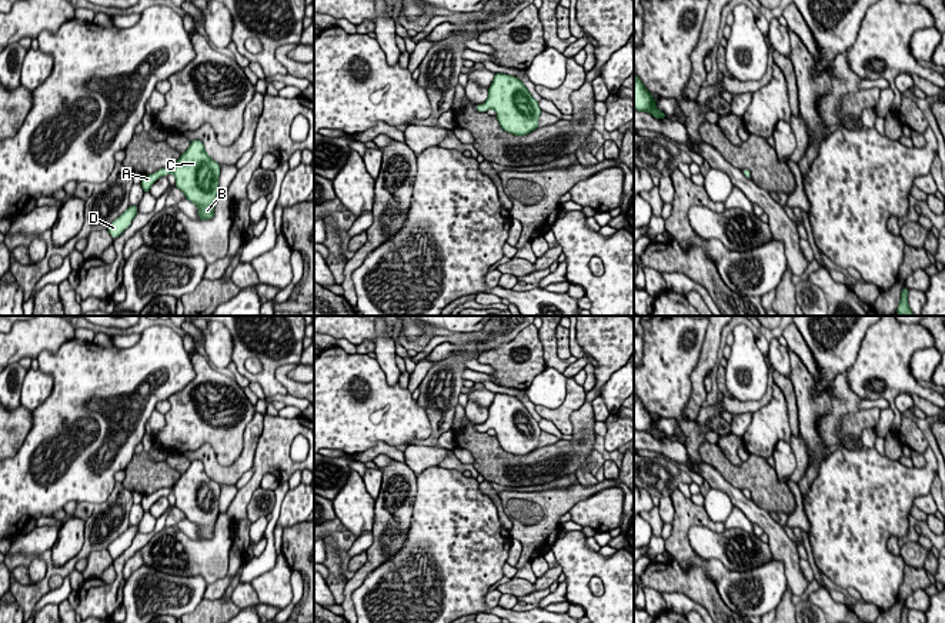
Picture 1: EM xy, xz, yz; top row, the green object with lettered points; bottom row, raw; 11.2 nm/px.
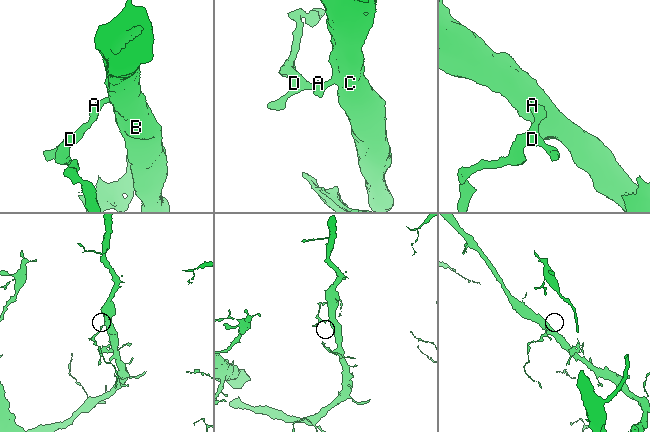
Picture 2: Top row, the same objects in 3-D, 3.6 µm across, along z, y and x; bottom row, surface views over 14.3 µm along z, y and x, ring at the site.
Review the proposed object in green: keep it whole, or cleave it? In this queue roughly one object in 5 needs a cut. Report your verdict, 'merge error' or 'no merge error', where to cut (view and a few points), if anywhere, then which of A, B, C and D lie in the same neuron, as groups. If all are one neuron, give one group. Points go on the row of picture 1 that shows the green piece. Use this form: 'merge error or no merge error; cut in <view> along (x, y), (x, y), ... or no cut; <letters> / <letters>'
no merge error; no cut; A B C D

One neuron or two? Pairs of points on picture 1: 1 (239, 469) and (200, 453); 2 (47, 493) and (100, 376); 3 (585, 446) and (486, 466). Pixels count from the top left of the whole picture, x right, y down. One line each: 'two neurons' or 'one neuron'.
1: one neuron
2: one neuron
3: one neuron

